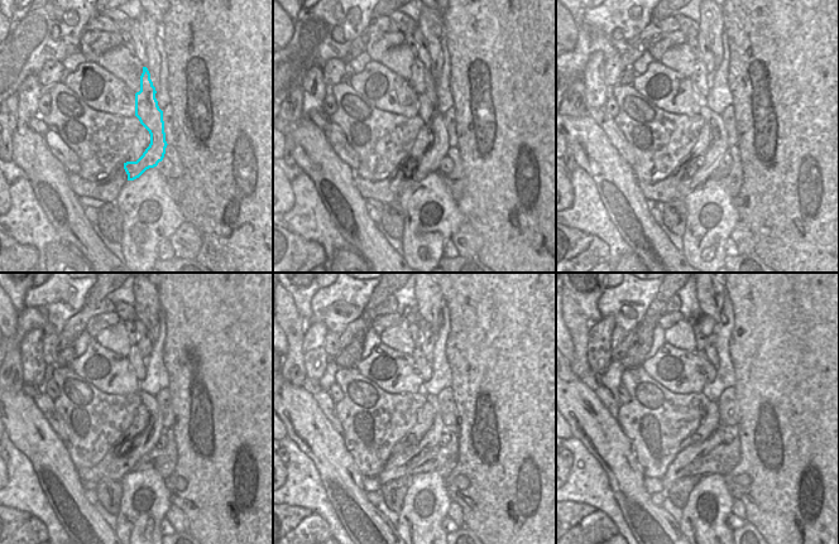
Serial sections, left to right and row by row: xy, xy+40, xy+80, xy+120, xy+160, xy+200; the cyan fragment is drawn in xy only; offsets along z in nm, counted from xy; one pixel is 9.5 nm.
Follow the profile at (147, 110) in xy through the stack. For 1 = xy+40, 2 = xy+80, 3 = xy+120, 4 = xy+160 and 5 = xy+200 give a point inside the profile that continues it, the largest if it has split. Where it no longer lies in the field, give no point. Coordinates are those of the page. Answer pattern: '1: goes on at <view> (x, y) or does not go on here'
1: goes on at xy+40 (430, 162)
2: goes on at xy+80 (699, 172)
3: goes on at xy+120 (128, 456)
4: goes on at xy+160 (396, 467)
5: goes on at xy+200 (676, 470)

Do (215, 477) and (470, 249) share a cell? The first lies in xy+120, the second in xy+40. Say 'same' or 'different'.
different

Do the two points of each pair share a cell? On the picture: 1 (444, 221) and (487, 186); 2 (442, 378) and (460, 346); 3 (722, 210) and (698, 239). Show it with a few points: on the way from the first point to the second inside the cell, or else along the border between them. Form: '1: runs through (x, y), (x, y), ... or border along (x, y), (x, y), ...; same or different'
1: border along (456, 202), (466, 221); different
2: border along (449, 336), (446, 360), (451, 372), (451, 385); different
3: runs through (714, 217), (705, 231); same

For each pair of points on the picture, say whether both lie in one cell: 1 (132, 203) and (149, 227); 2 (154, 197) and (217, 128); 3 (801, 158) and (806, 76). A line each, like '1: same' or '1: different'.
1: same
2: different
3: same

